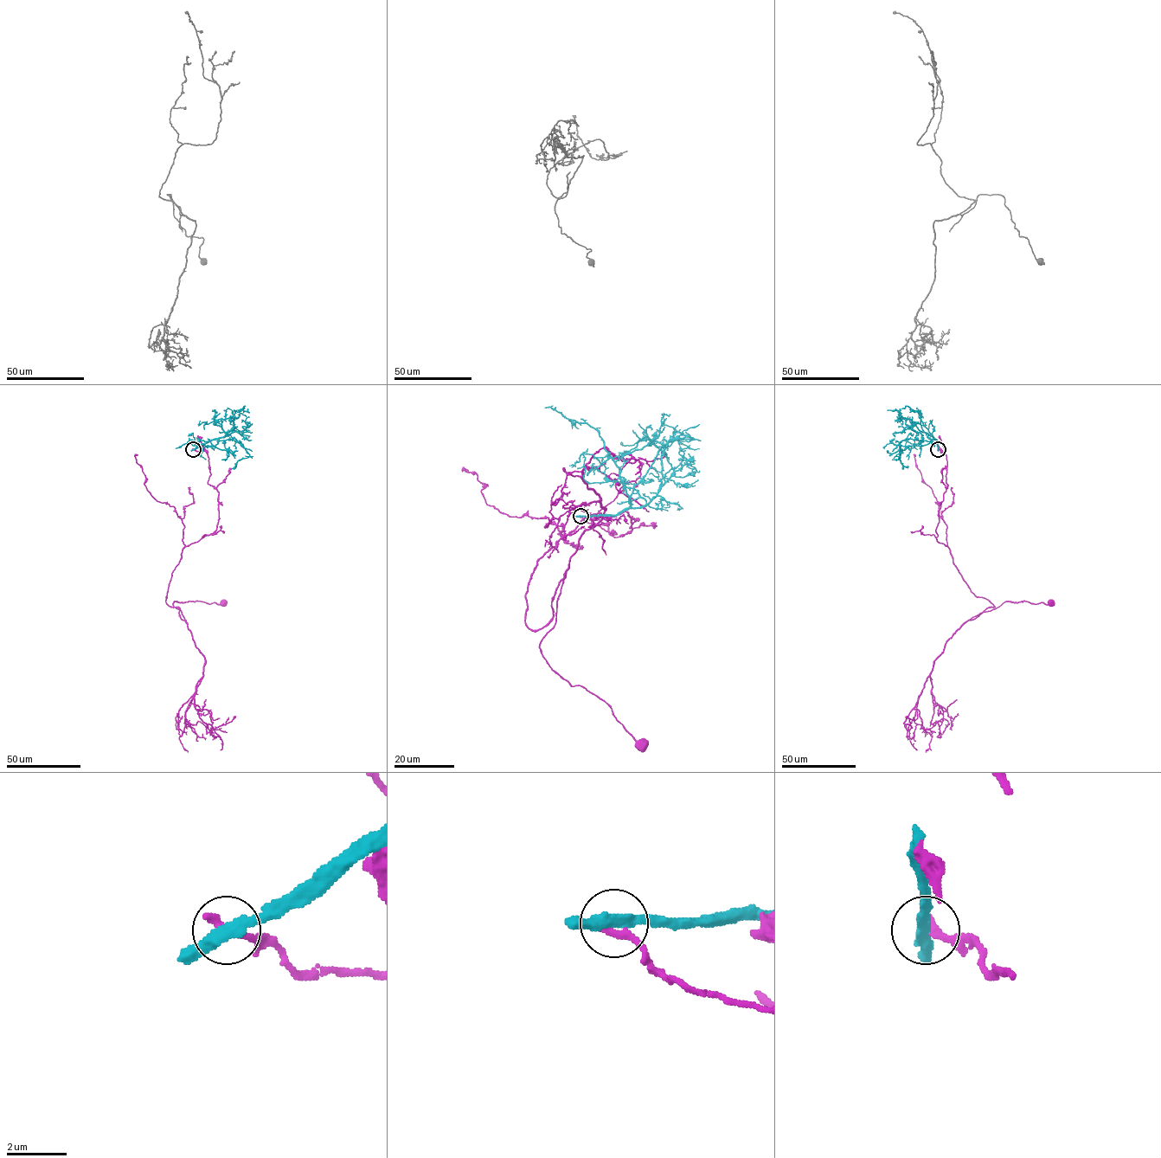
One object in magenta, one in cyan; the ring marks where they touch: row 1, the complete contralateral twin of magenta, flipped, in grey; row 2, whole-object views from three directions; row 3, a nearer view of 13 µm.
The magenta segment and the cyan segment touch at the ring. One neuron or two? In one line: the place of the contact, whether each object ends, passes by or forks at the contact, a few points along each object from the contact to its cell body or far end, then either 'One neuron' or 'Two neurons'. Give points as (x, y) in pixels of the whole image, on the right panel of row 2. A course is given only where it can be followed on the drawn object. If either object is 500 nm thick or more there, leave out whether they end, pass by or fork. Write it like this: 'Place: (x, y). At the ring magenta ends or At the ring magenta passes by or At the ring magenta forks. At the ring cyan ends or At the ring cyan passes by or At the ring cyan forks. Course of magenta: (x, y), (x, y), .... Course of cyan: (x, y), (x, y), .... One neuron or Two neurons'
Place: (938, 449). At the ring magenta ends. At the ring cyan passes by. Course of magenta: (938, 449), (948, 485), (936, 540), (970, 590), (994, 606), (969, 620), (1005, 601), (1050, 601). Course of cyan: (938, 449), (937, 440), (933, 439), (927, 441), (911, 438), (901, 440), (898, 458), (903, 468). Two neurons

